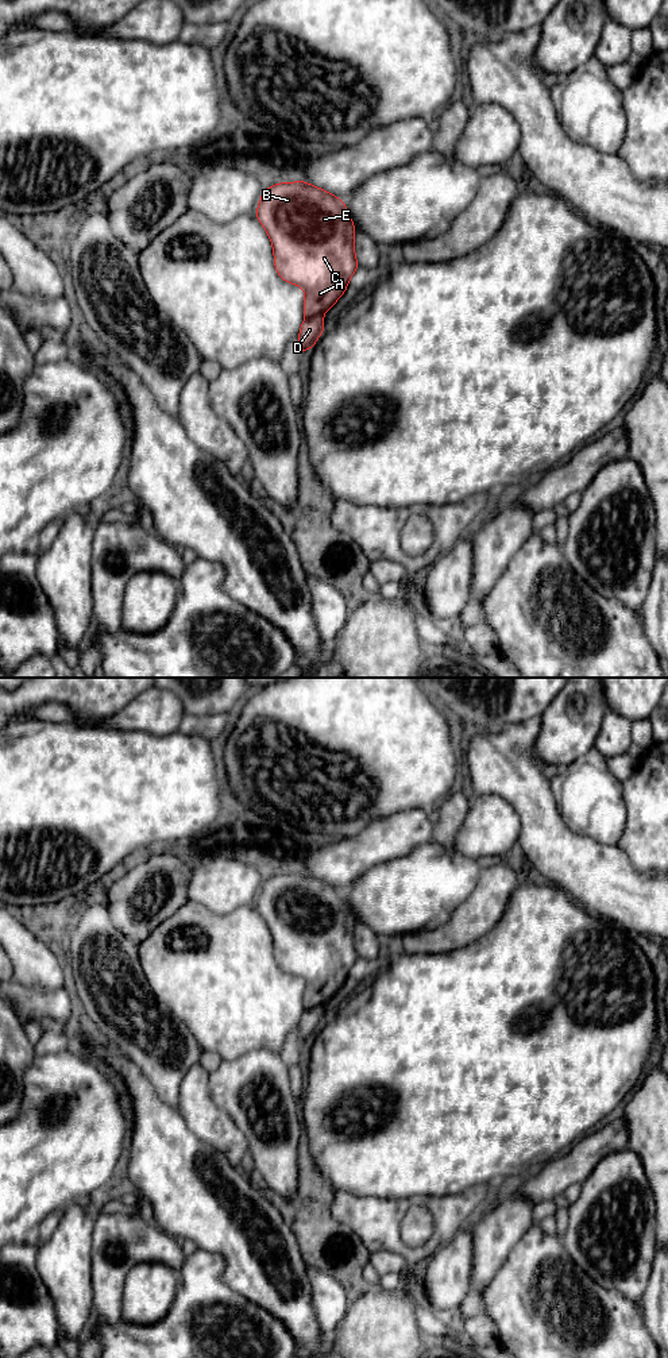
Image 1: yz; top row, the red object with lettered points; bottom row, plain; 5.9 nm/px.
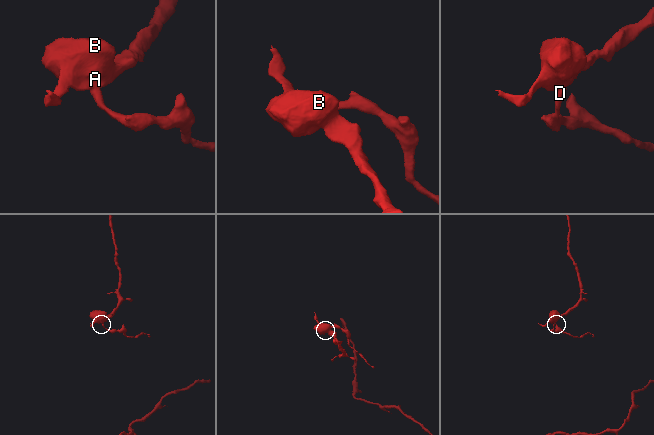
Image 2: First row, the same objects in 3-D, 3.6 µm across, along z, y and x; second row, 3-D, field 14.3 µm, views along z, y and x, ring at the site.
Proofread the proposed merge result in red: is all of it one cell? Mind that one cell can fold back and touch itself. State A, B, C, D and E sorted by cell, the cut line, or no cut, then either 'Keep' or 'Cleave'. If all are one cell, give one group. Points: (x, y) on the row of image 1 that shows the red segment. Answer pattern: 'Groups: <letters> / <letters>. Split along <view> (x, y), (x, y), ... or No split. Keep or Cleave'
Groups: A B C E / D. Split along yz (321, 313), (307, 317). Cleave

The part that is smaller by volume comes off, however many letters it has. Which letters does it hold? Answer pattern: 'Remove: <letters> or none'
Remove: D

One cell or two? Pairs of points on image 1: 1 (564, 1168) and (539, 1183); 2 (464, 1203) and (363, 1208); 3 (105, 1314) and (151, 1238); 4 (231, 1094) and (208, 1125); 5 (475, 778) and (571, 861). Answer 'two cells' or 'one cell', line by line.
1: one cell
2: one cell
3: one cell
4: two cells
5: one cell

